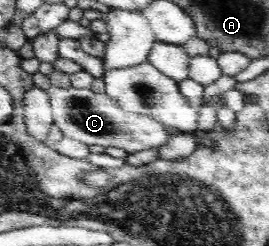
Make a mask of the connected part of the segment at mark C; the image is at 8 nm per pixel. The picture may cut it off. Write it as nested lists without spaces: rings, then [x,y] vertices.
[[[51,86],[47,89],[54,124],[62,131],[64,137],[80,141],[85,145],[101,147],[120,147],[129,153],[161,147],[171,136],[163,124],[147,115],[138,115],[119,108],[115,98],[106,93],[95,93],[91,88],[60,88]]]

